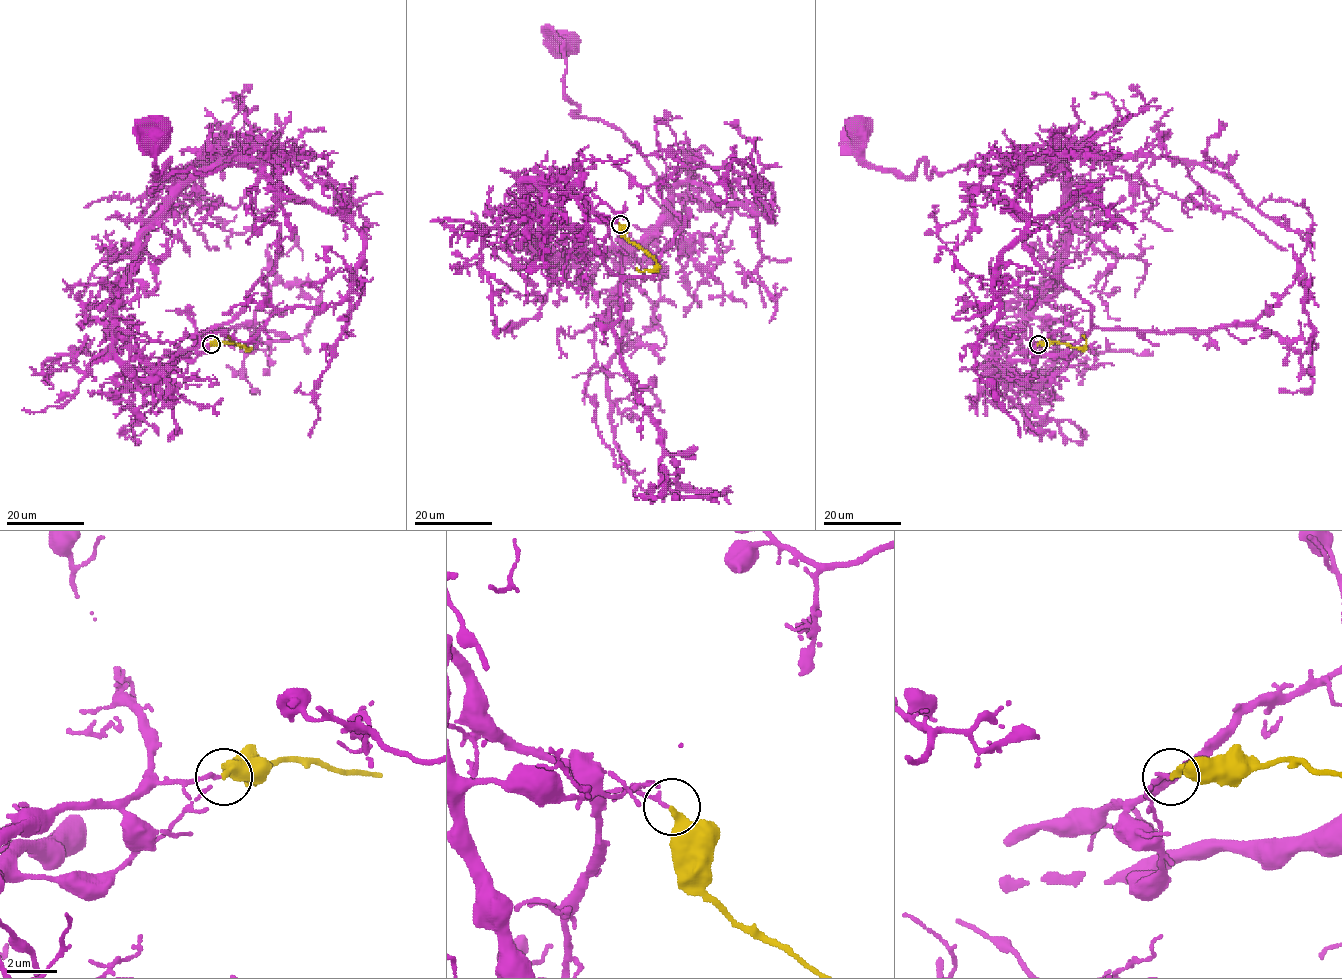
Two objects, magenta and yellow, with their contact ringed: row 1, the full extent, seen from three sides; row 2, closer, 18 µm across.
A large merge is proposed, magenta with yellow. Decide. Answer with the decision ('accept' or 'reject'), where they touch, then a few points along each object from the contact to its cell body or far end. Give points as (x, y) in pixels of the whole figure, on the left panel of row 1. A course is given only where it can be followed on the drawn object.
reject | (211, 344) | magenta via (211, 344), (180, 359), (273, 270), (278, 226), (258, 165), (156, 177), (159, 133) | yellow via (211, 344), (222, 342), (248, 348), (234, 344), (229, 336)

